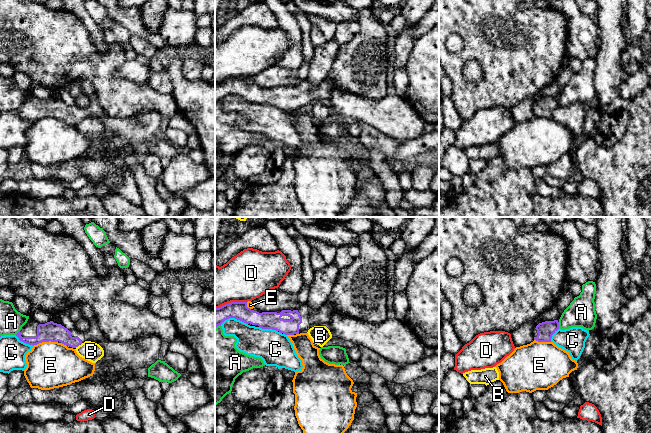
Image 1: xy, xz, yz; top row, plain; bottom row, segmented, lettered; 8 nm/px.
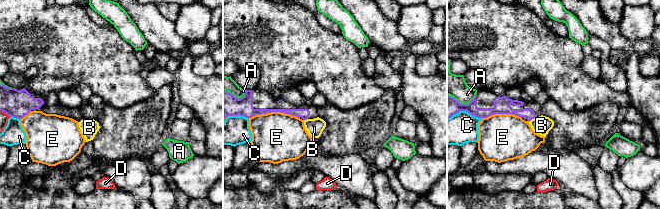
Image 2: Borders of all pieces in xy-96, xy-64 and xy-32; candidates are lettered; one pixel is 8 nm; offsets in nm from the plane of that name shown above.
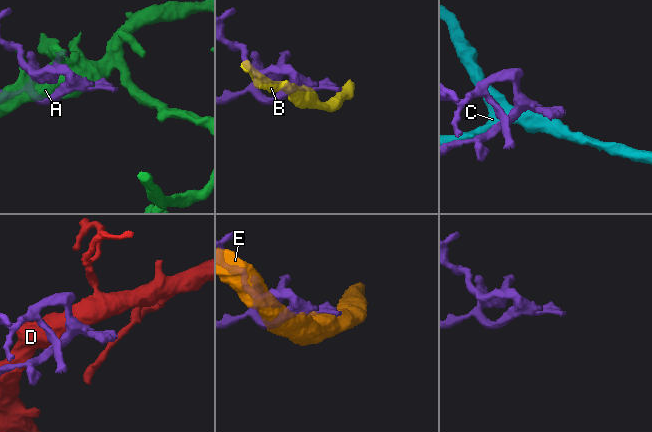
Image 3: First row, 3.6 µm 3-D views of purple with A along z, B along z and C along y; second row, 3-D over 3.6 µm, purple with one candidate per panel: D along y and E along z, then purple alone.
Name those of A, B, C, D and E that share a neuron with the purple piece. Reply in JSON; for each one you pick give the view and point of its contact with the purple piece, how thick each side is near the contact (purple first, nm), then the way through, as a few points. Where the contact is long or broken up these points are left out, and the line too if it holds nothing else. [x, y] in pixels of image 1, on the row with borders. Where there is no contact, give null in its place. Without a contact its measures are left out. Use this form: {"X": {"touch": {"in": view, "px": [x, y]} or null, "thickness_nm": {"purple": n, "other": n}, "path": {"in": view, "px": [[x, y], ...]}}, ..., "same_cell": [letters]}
{"same_cell": []}

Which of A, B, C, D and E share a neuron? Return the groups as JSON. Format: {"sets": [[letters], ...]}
{"sets": [["A"], ["B"], ["C"], ["D"], ["E"]]}

